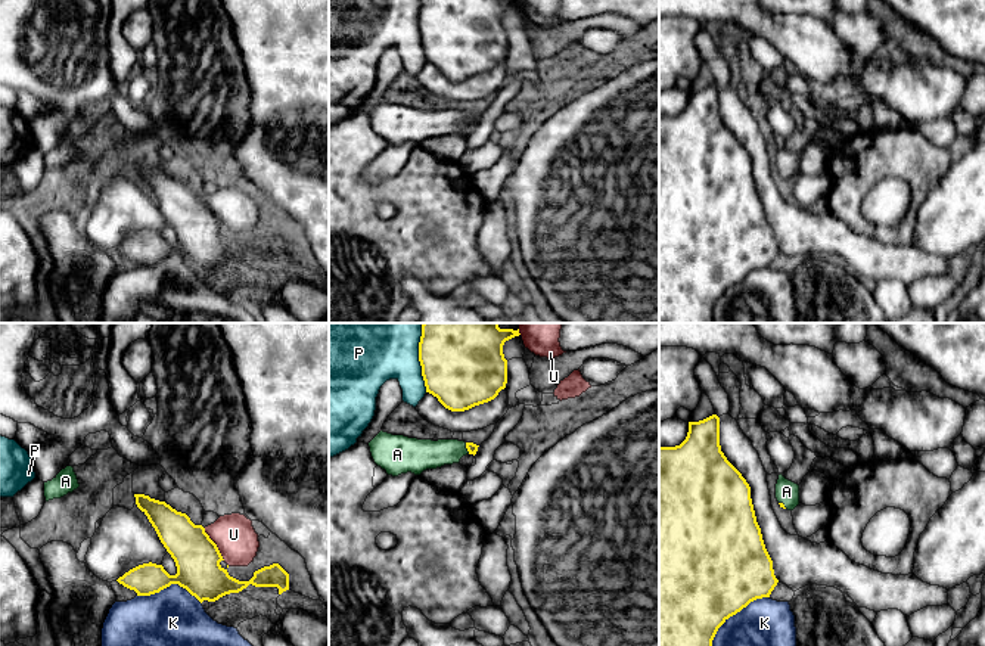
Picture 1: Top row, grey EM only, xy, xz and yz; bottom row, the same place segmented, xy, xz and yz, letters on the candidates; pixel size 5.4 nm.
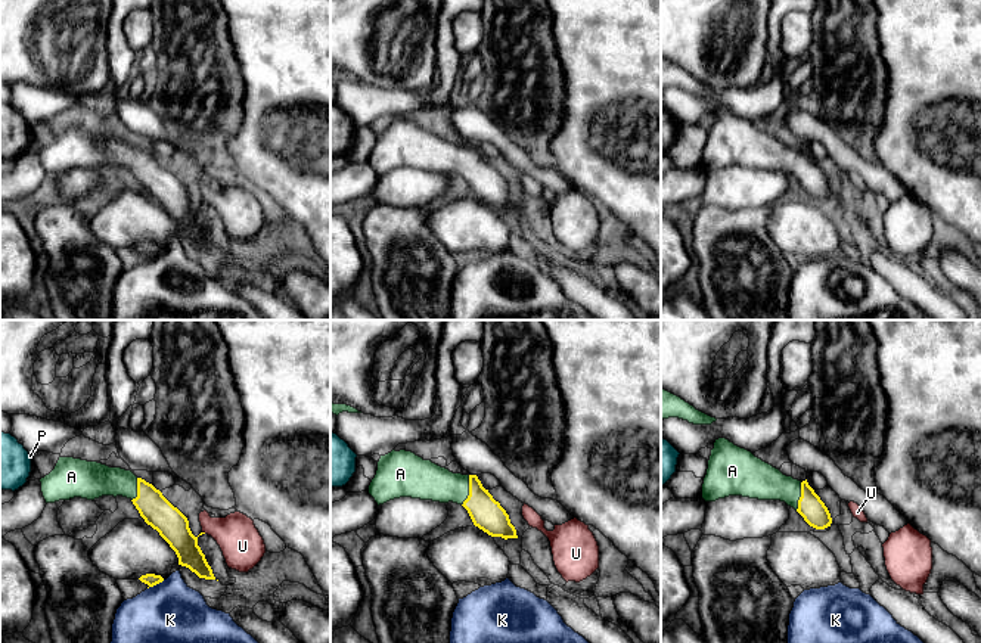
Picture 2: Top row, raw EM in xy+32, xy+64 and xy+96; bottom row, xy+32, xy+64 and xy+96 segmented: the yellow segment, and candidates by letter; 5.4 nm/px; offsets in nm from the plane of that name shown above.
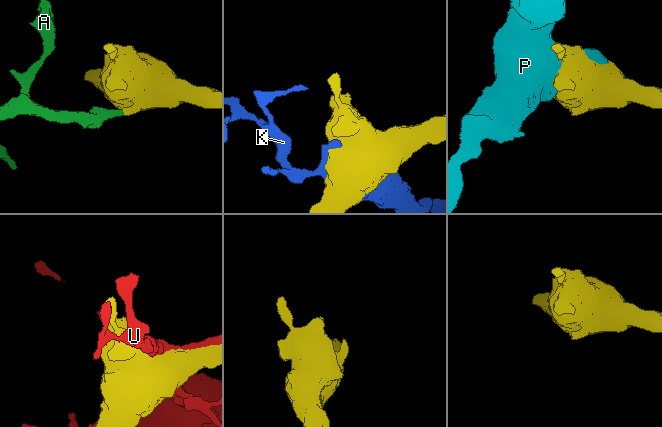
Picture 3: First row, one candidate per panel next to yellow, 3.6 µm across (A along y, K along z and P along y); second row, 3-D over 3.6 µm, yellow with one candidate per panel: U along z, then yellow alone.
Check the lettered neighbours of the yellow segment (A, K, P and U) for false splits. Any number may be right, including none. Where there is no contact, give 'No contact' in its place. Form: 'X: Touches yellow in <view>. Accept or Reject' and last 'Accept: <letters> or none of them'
A: Touches yellow in xz. Accept
K: Touches yellow in yz. Reject
P: Touches yellow in xz. Reject
U: Touches yellow in xy. Reject
Accept: A

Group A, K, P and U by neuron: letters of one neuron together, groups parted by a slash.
A / K / P / U

